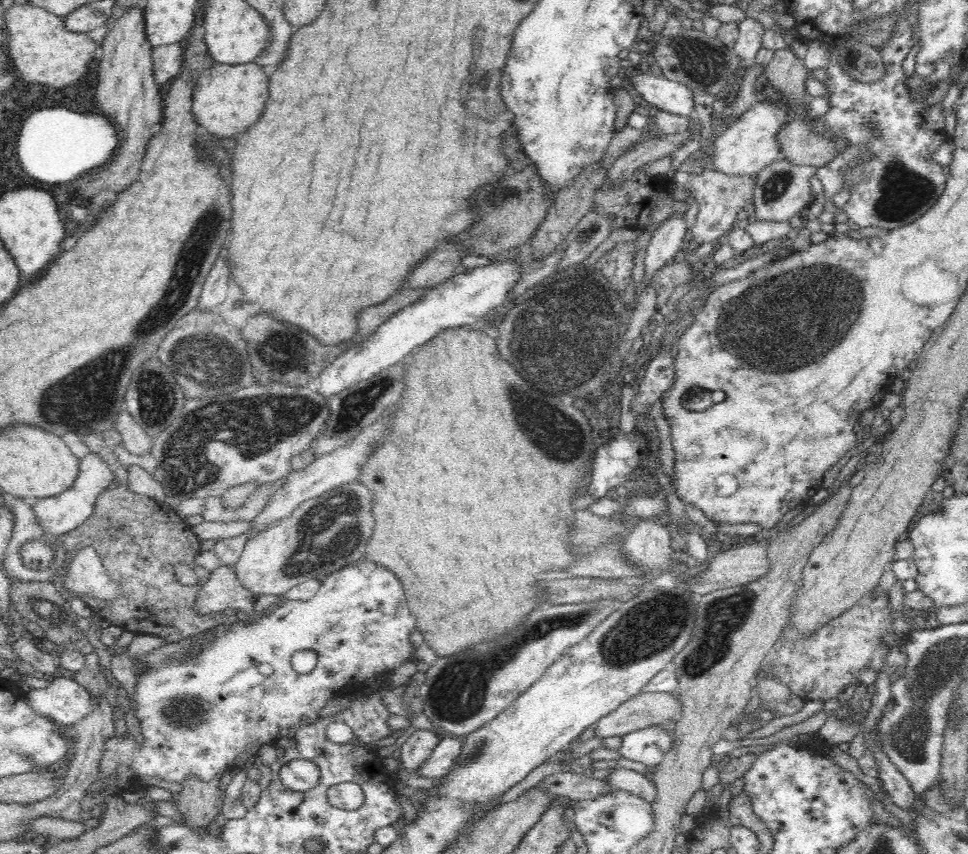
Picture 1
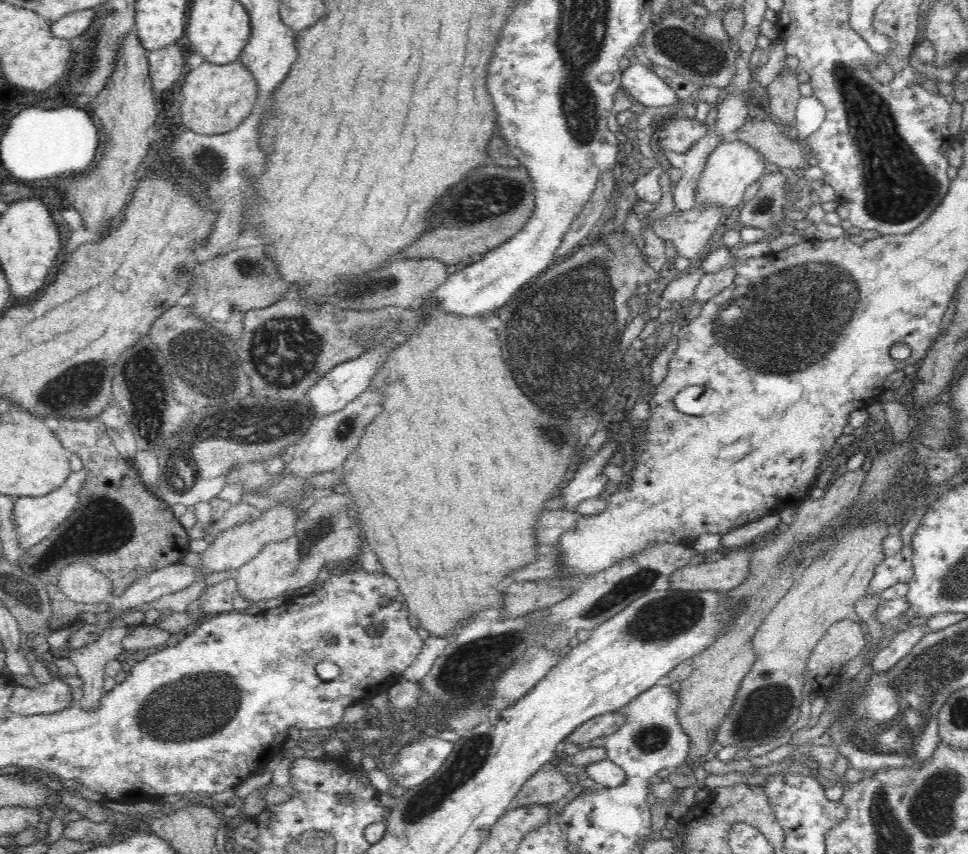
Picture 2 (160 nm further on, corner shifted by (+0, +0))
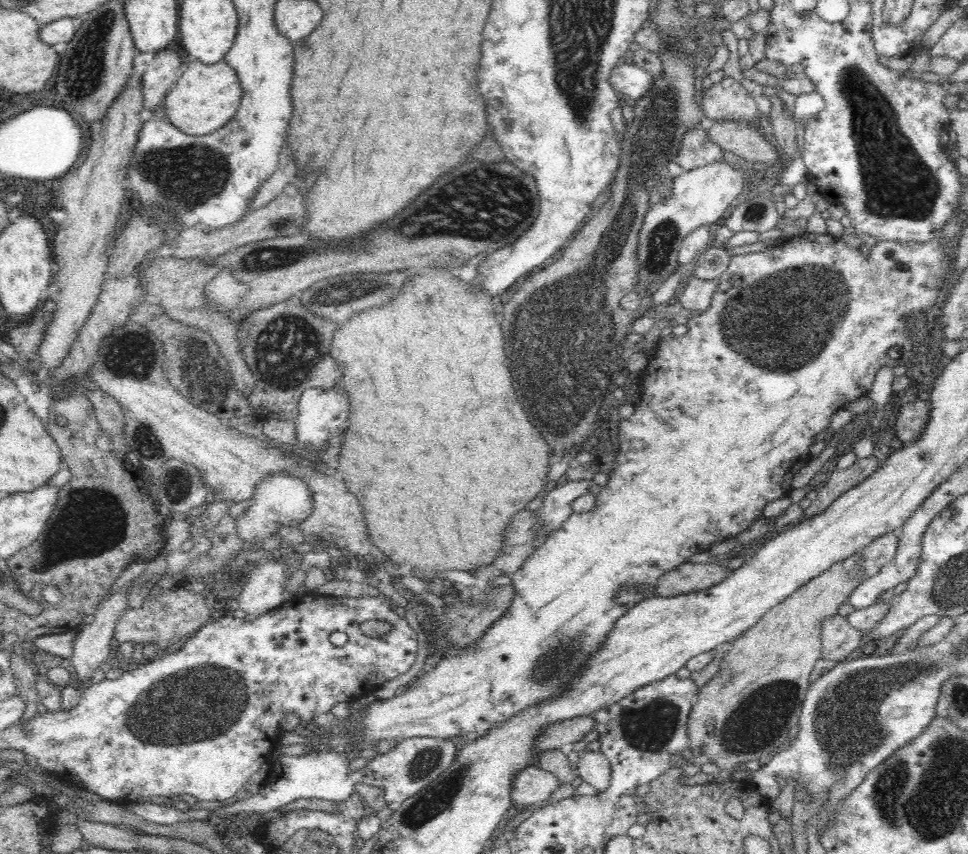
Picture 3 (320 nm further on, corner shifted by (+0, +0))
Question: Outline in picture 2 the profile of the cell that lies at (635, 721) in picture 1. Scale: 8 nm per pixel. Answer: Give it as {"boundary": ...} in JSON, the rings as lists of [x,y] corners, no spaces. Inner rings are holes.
{"boundary":[[[621,712],[606,713],[593,719],[584,721],[578,728],[574,729],[562,742],[562,744],[579,745],[589,742],[594,738],[605,737],[607,734],[615,733],[625,723]]]}

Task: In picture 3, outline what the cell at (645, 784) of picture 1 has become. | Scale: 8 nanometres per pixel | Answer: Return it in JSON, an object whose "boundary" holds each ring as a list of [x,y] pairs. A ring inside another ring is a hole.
{"boundary":[[[586,748],[580,751],[576,768],[577,775],[599,792],[605,791],[610,786],[612,769],[609,760],[601,750],[593,752]]]}

